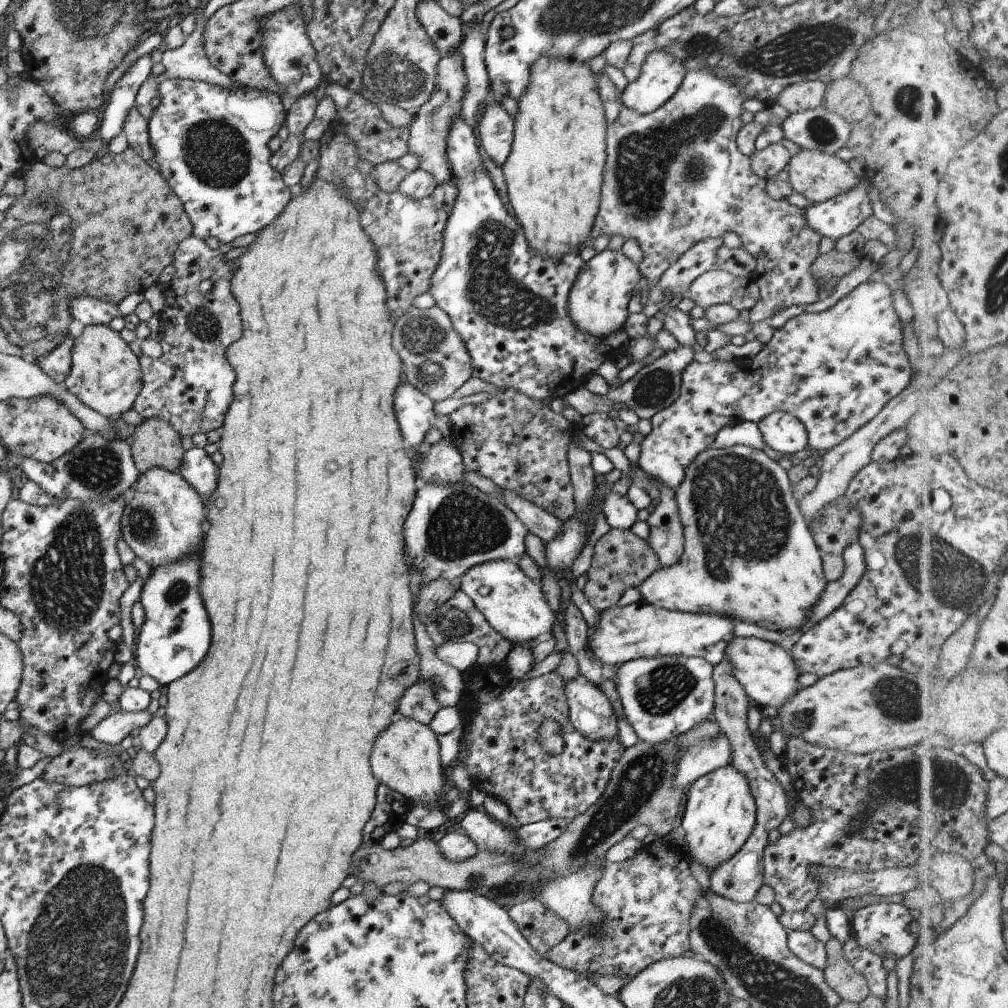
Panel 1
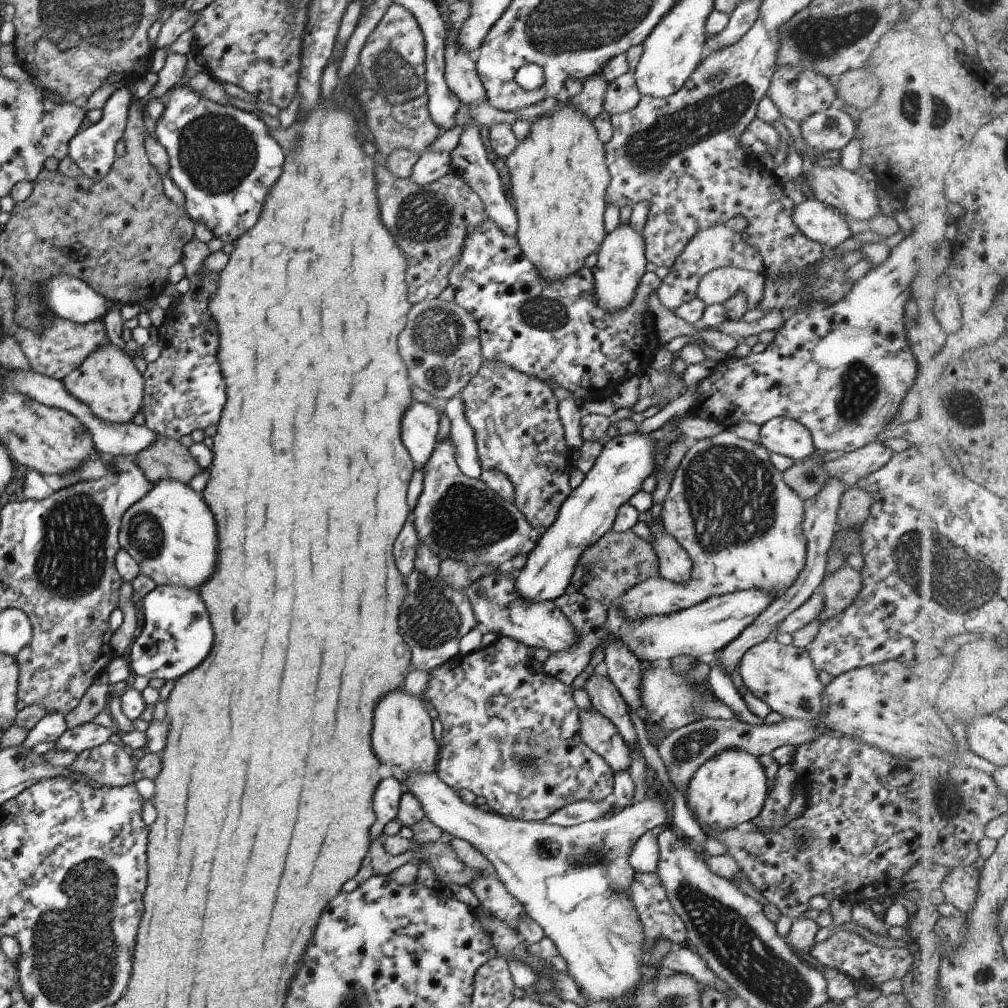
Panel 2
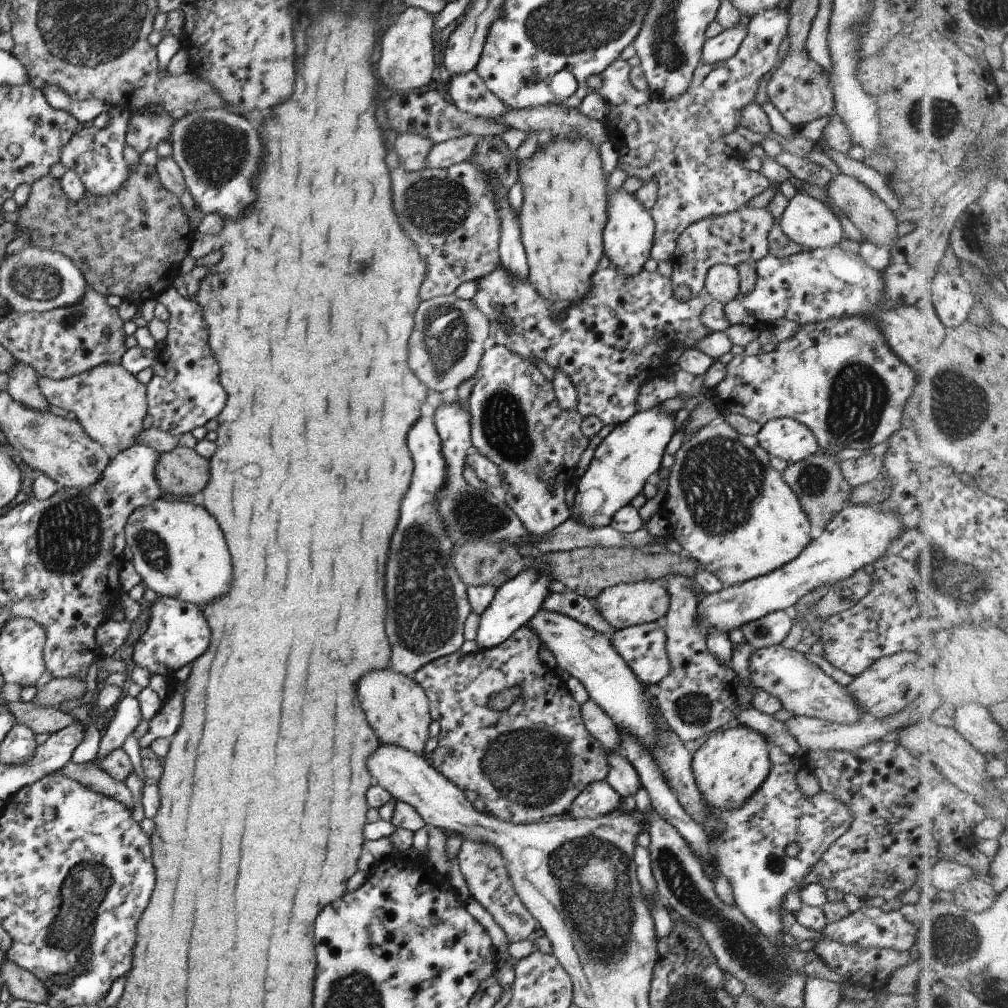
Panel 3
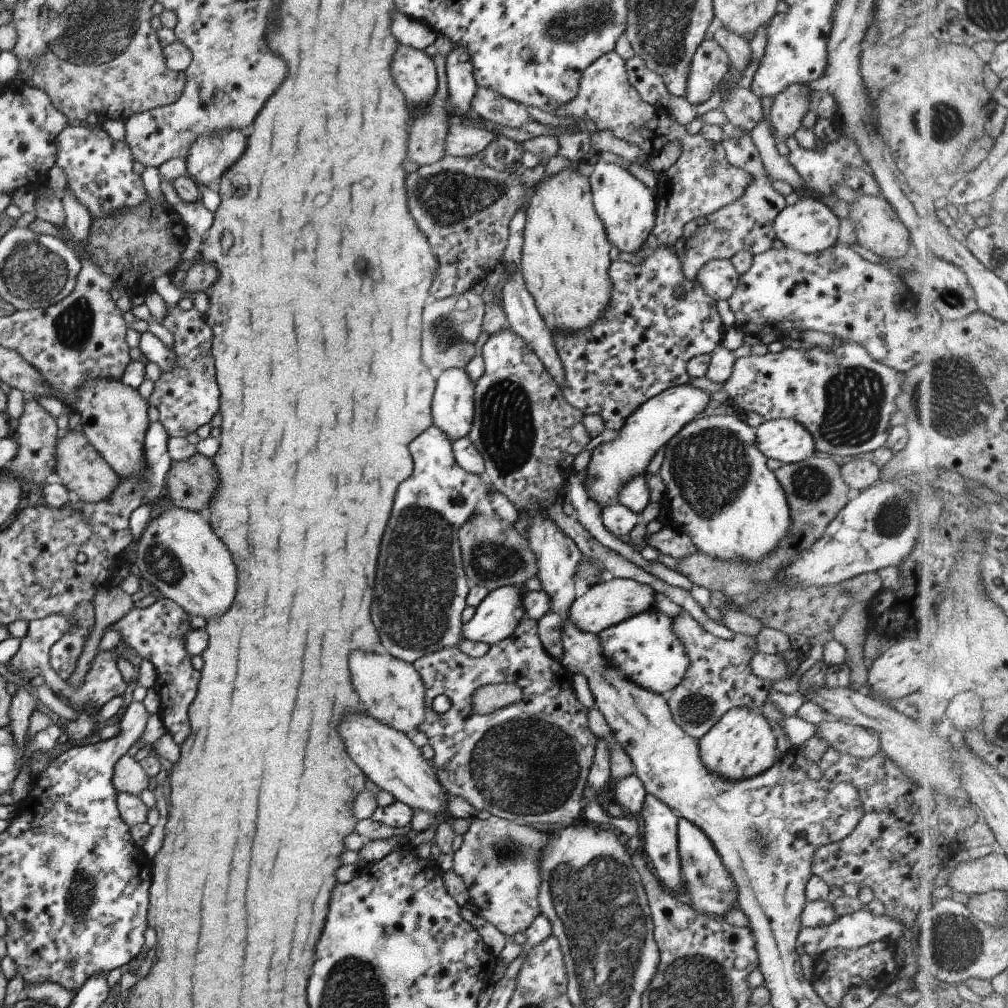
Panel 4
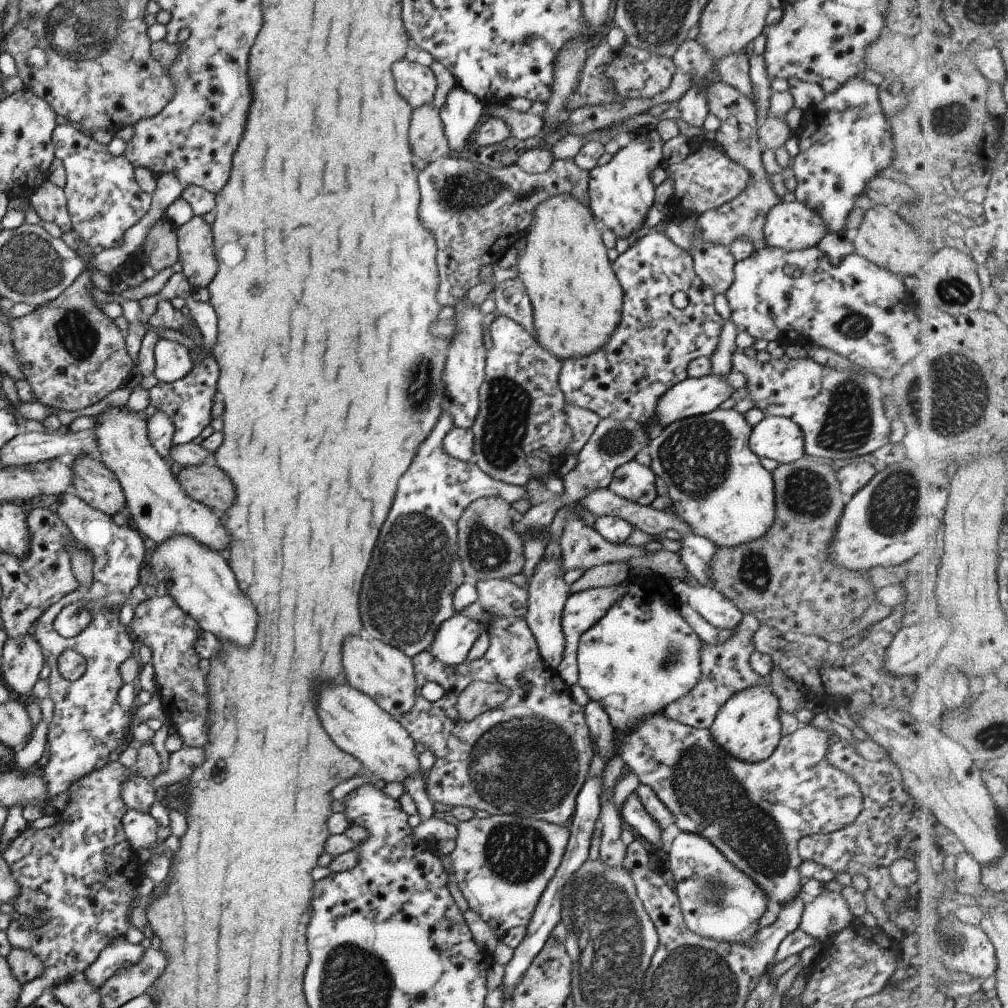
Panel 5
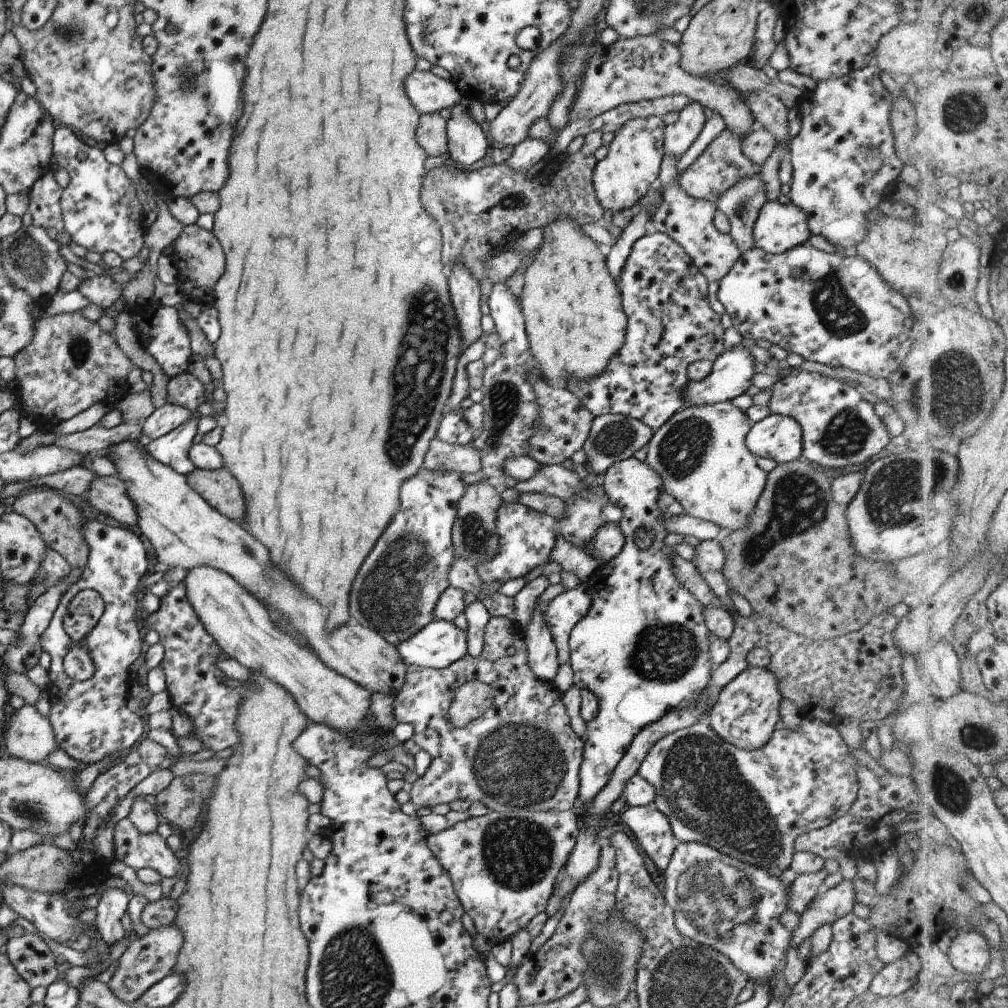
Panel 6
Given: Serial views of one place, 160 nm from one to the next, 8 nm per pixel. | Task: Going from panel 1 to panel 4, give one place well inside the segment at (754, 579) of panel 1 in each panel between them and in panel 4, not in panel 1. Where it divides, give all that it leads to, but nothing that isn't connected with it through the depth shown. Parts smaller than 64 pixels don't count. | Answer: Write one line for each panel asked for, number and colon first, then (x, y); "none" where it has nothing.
2: (728, 508)
3: (726, 506)
4: (721, 494)

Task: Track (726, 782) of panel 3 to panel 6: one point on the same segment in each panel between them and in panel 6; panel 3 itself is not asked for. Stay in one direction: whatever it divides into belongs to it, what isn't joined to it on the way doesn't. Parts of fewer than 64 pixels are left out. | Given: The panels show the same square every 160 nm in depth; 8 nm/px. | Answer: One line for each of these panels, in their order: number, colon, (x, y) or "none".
4: (742, 744)
5: (746, 727)
6: (746, 710)

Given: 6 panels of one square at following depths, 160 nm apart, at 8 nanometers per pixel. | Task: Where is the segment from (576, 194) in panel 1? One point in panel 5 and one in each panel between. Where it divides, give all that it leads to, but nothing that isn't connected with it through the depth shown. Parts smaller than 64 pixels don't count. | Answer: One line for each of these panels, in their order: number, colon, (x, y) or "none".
2: (558, 177)
3: (562, 215)
4: (564, 259)
5: (576, 299)

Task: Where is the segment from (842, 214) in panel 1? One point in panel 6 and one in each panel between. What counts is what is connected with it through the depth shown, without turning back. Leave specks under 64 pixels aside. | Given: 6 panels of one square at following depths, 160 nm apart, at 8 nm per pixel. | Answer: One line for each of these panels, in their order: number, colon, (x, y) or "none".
2: (821, 223)
3: (805, 221)
4: (808, 226)
5: (791, 226)
6: (778, 227)

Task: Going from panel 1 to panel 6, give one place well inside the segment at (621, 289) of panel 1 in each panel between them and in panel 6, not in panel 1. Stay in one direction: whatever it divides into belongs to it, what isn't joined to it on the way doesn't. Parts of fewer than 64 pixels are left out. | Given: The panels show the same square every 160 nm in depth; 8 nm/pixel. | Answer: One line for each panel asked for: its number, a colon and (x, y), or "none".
2: (621, 261)
3: (627, 235)
4: (626, 207)
5: (620, 192)
6: (621, 179)

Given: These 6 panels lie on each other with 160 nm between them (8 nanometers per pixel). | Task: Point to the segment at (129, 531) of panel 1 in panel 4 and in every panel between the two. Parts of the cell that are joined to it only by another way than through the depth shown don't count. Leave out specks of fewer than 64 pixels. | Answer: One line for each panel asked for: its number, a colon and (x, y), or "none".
2: (169, 532)
3: (178, 551)
4: (177, 552)

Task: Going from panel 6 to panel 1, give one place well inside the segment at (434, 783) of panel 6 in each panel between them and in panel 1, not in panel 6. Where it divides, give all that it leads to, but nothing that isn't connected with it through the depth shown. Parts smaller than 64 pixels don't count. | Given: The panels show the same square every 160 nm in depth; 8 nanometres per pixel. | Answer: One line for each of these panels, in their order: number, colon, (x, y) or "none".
1: (501, 715)
2: (510, 736)
3: (522, 776)
4: (530, 772)
5: (530, 768)

